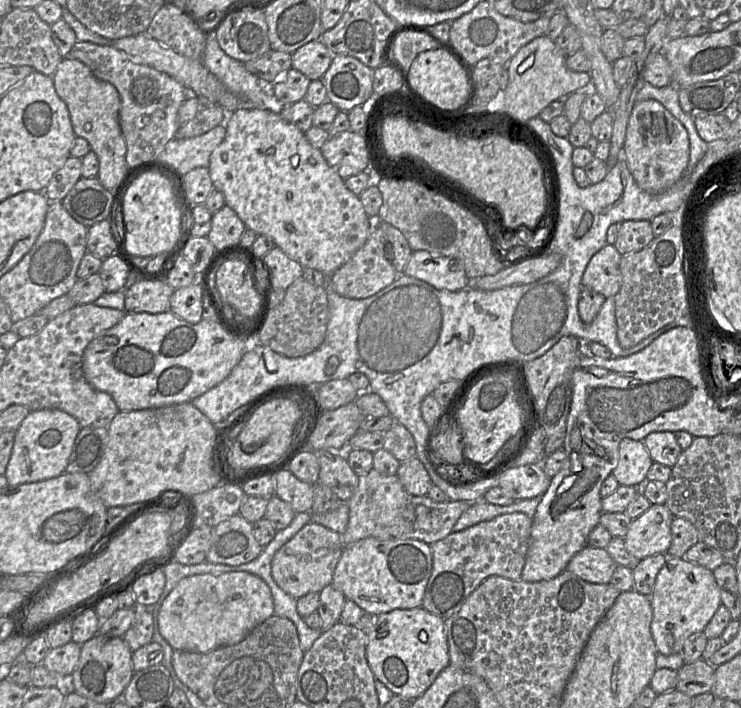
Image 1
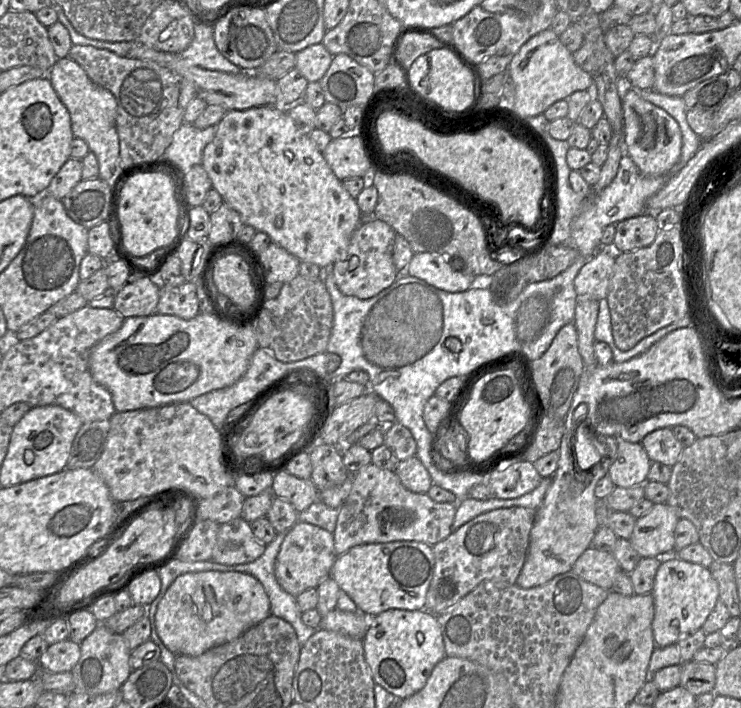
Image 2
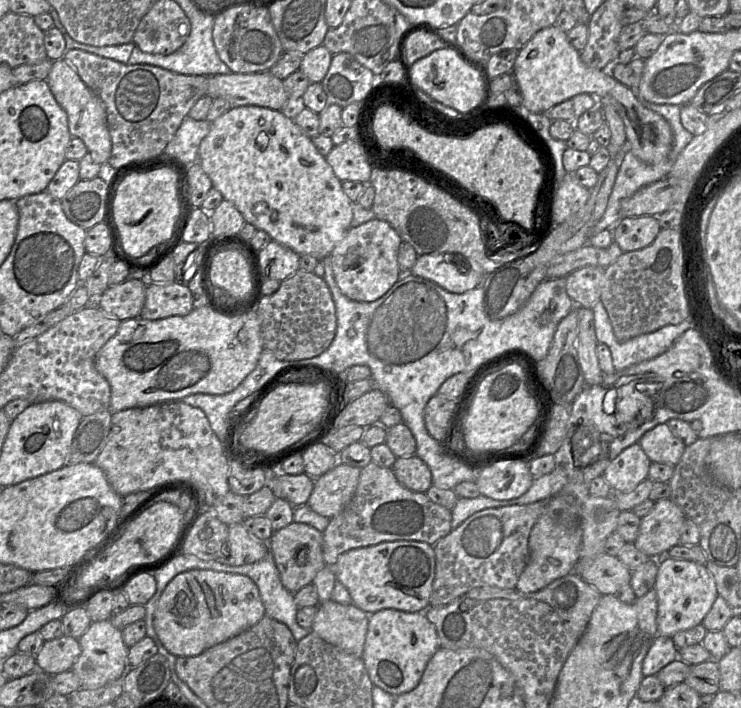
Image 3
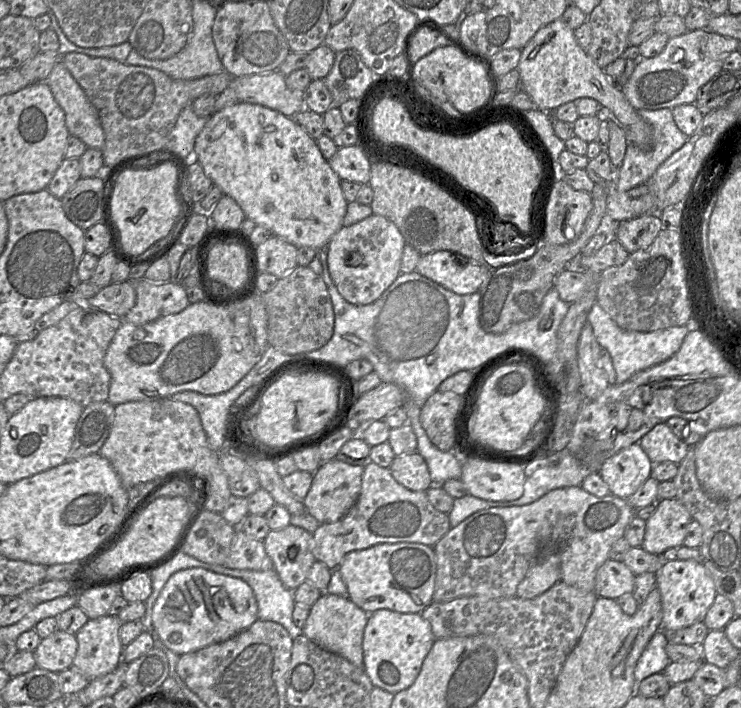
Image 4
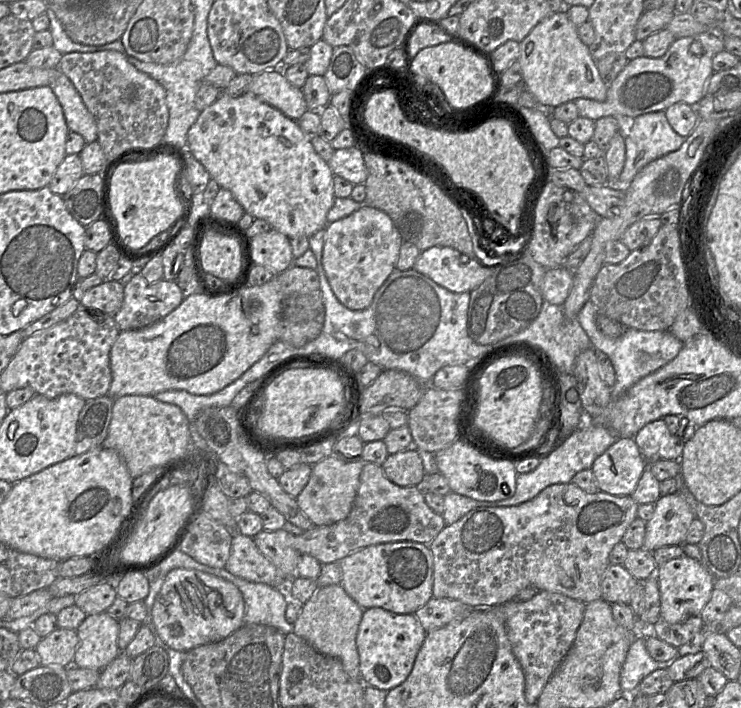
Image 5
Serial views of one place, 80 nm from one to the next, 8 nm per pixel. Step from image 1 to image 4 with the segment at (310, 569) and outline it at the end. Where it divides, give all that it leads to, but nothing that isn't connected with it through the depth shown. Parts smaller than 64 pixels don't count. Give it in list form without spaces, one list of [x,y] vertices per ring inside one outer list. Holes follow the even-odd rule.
[[[289,524],[278,530],[270,530],[263,543],[273,568],[288,589],[294,591],[307,580],[316,561],[310,532]]]

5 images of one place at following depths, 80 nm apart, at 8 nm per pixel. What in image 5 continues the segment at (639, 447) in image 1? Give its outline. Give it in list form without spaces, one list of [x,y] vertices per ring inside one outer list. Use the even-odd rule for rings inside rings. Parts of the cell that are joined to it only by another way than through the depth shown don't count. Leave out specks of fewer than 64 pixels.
[[[618,438],[593,462],[591,470],[599,491],[631,496],[648,467],[634,438]]]

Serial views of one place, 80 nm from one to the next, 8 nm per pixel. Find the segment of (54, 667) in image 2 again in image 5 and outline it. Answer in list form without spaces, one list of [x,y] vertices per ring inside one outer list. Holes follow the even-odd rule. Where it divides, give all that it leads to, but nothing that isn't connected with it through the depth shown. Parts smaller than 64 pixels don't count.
[[[58,627],[40,639],[35,651],[43,666],[61,665],[68,667],[73,663],[77,643],[76,630]]]

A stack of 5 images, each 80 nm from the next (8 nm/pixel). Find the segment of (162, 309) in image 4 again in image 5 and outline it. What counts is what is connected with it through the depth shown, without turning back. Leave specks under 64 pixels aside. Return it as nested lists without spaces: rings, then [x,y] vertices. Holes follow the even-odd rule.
[[[130,271],[120,281],[124,284],[124,299],[120,310],[114,315],[120,331],[147,327],[172,312],[184,299],[176,281],[160,279],[148,282],[141,273],[132,275]]]

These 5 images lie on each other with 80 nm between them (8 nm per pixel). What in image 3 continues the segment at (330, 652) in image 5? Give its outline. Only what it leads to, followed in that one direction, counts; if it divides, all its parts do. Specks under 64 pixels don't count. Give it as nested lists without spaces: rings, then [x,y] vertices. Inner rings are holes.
[[[330,599],[325,602],[320,602],[317,606],[317,612],[310,630],[328,643],[363,659],[369,617],[370,614],[353,603],[342,604]]]

